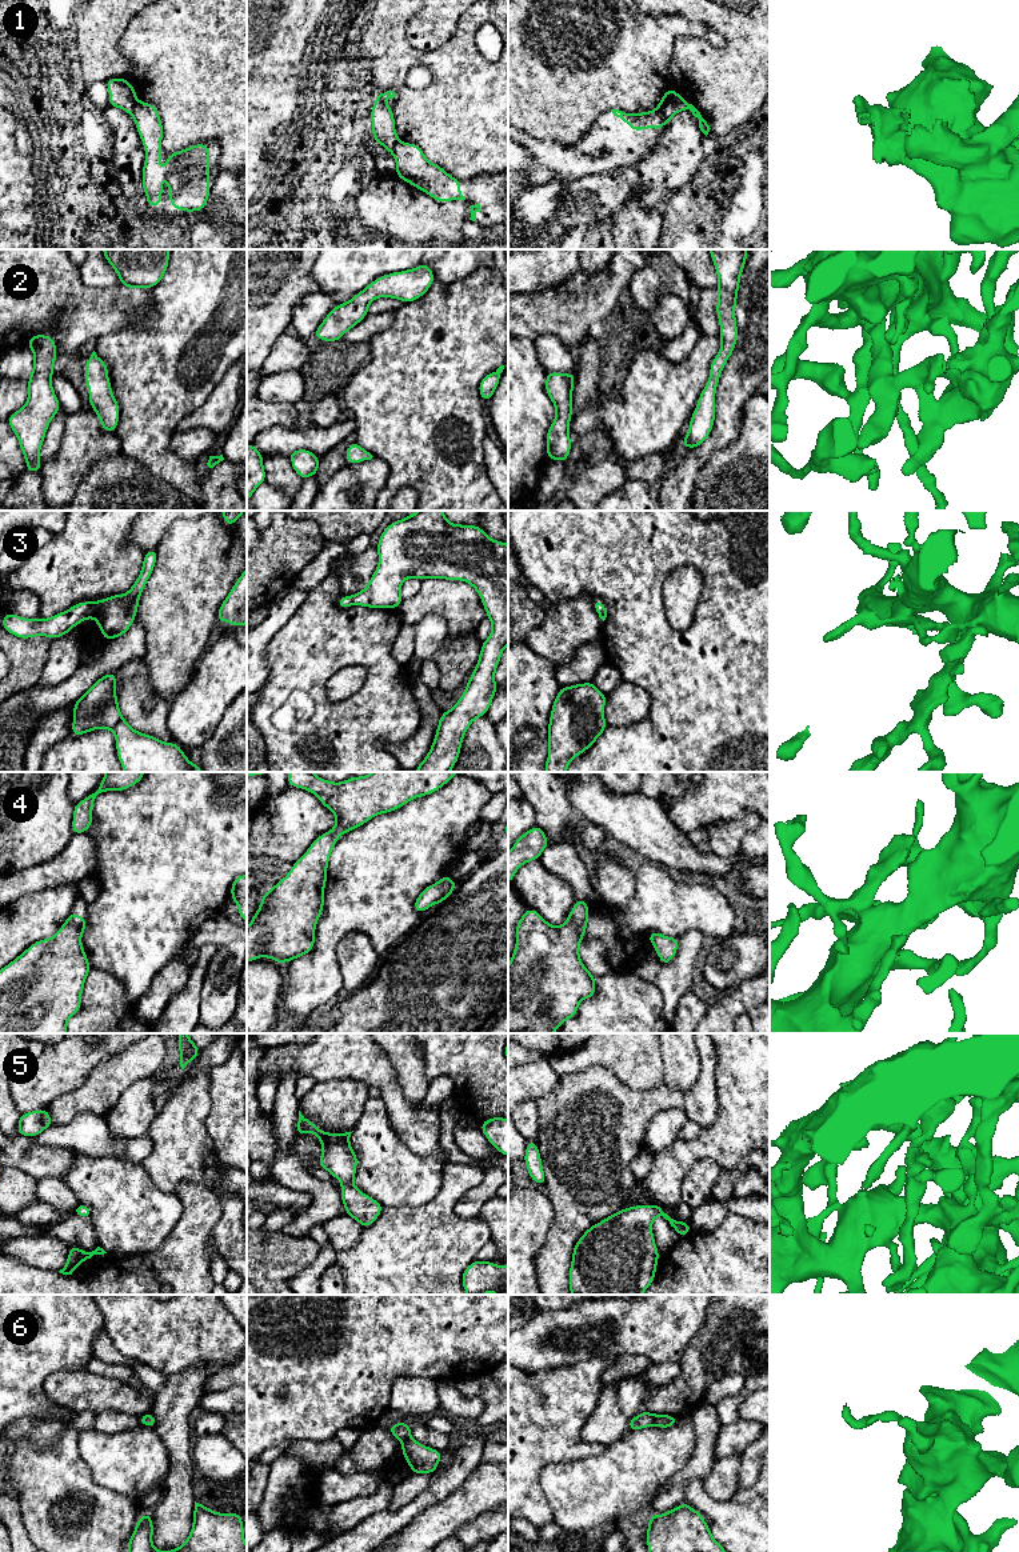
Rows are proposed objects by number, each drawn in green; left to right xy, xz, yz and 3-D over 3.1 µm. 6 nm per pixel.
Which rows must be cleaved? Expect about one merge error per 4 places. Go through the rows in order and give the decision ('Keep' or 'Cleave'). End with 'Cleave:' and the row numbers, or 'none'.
1: Cleave
2: Keep
3: Keep
4: Keep
5: Keep
6: Cleave
Cleave: 1, 6

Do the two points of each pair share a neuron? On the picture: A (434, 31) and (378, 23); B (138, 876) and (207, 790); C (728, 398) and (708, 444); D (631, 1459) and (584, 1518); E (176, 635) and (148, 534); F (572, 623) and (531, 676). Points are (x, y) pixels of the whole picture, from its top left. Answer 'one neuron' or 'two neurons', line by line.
A: two neurons
B: one neuron
C: one neuron
D: one neuron
E: two neurons
F: two neurons

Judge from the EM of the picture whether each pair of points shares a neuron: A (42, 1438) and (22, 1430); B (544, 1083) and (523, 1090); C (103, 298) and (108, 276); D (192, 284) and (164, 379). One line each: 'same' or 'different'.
A: same
B: same
C: different
D: same

